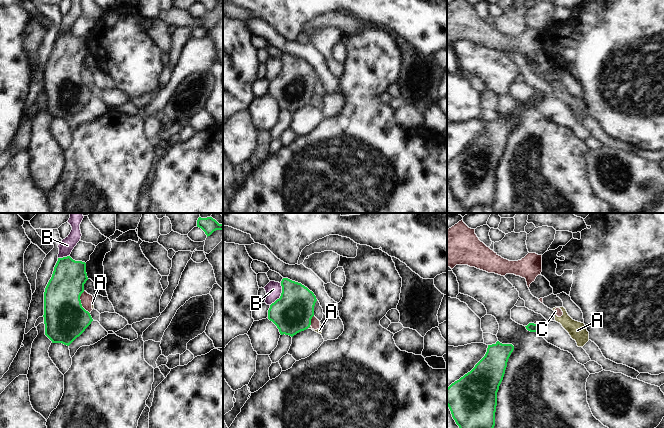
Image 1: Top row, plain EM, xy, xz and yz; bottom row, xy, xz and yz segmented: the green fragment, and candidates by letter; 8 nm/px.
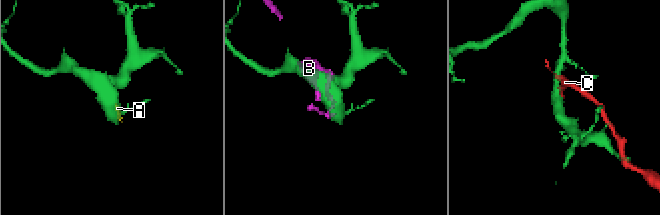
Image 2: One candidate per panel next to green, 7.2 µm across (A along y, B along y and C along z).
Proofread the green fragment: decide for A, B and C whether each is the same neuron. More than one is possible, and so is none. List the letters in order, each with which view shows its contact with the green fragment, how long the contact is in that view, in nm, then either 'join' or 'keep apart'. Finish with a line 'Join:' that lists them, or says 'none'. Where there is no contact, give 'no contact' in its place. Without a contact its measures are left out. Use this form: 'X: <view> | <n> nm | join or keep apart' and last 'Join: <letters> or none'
A: xz | 40 nm | keep apart
B: xz | 200 nm | keep apart
C: xy | 190 nm | keep apart
Join: none

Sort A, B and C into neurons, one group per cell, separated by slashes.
A C / B

